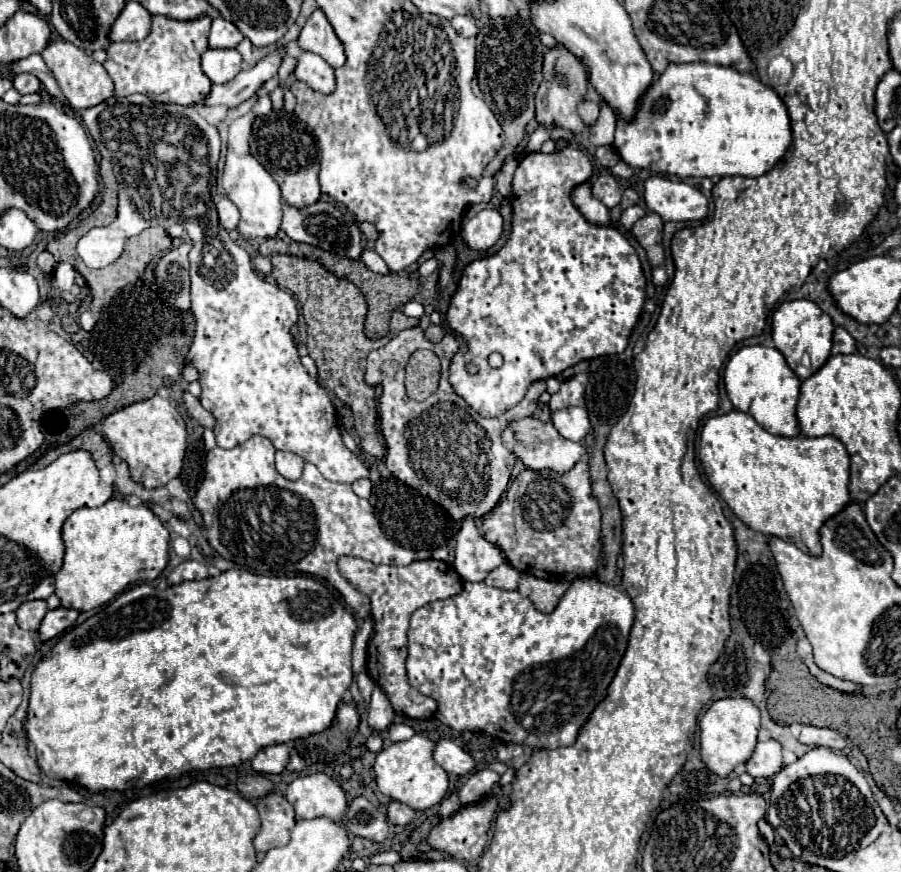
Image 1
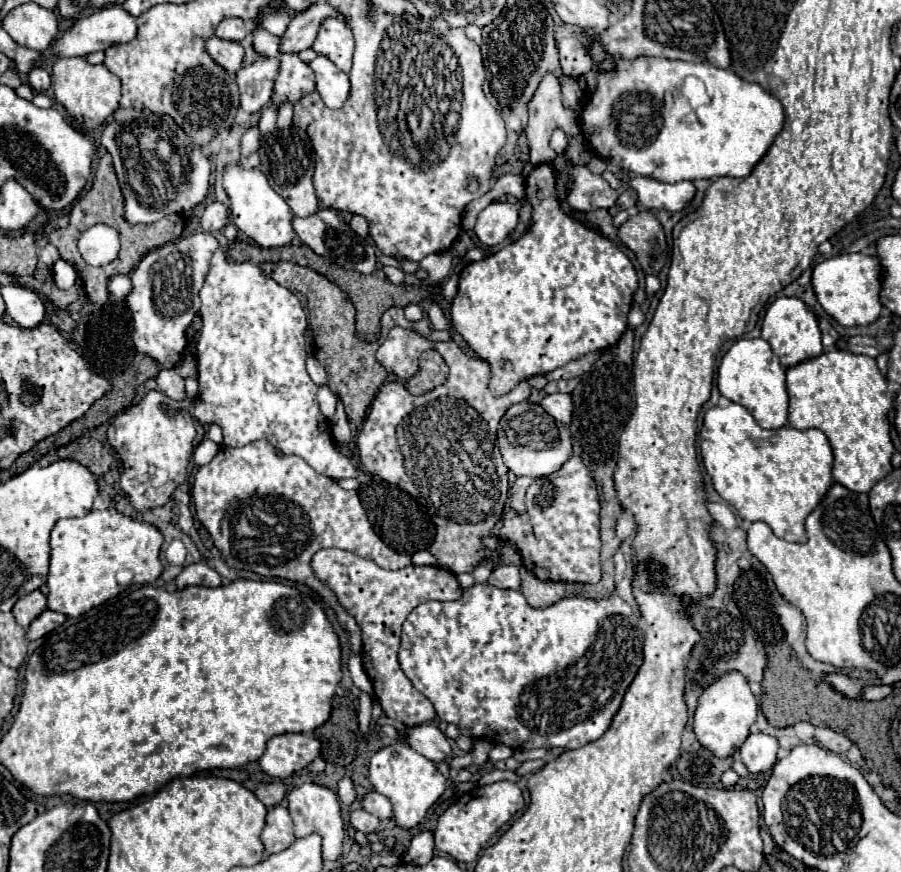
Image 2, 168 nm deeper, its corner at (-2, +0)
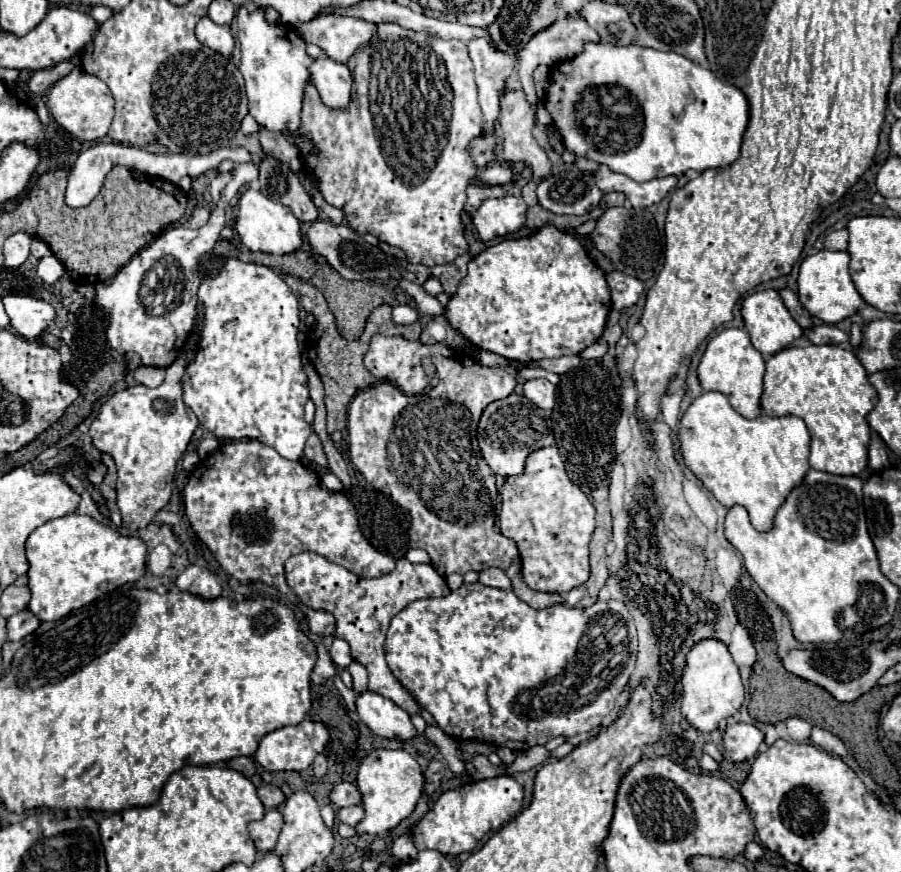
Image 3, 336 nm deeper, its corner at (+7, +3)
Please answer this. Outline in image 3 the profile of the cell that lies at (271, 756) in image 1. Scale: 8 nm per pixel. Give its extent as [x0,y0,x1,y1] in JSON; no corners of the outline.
[254,721,328,771]

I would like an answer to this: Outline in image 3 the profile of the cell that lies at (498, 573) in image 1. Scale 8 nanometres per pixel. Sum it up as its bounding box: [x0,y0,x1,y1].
[480,569,510,589]

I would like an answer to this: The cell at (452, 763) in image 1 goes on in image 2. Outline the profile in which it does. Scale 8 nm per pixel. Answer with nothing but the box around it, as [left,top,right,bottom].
[407,724,451,762]

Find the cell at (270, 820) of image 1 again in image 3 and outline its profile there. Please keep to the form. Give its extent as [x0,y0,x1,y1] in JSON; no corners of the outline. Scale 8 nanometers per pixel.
[248,809,282,851]

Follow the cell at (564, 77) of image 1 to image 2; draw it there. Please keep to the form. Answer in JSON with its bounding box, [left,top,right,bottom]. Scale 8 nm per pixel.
[525,74,579,164]

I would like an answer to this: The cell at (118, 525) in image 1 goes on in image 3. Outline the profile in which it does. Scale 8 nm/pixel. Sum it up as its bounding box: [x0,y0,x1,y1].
[26,515,146,621]

